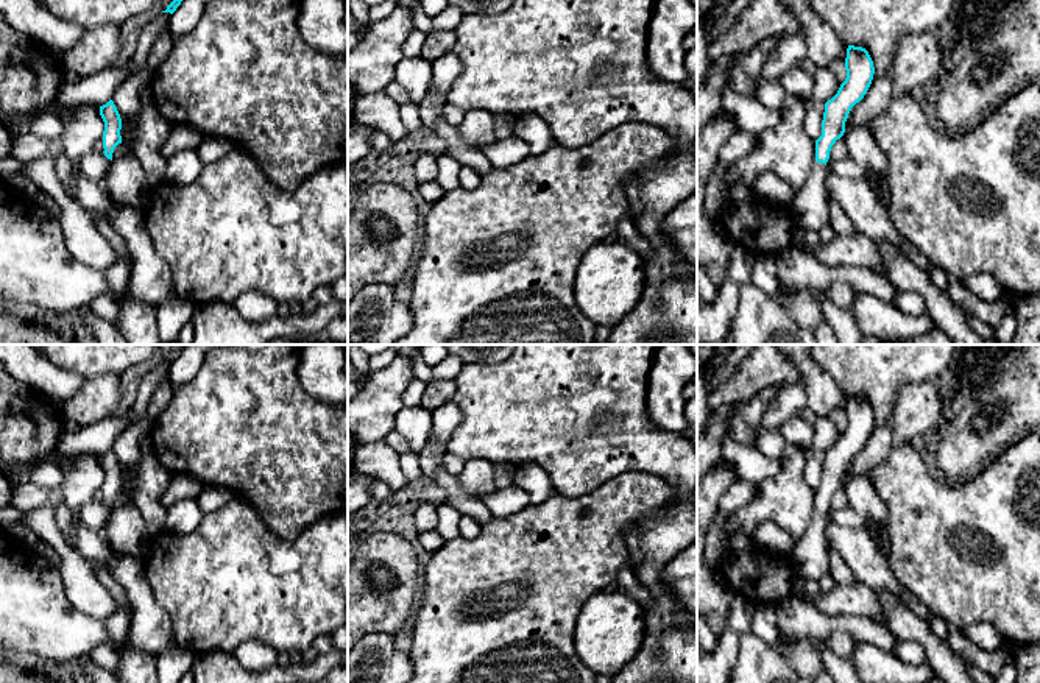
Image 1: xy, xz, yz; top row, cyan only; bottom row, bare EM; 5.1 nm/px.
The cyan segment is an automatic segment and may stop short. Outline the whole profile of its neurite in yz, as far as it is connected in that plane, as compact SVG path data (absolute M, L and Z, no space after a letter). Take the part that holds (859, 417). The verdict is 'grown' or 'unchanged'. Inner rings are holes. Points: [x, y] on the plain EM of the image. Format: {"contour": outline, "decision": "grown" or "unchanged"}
{"contour": "M848 395L845 407L847 427L837 443L825 452L822 485L815 490L815 511L808 532L797 541L792 552L792 571L805 580L820 580L830 574L830 547L825 536L825 515L831 496L845 482L851 457L867 443L875 416L868 401Z", "decision": "grown"}

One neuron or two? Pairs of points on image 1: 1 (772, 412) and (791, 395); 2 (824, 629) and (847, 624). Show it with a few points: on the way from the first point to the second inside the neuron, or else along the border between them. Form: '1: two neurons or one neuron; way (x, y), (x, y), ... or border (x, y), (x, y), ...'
1: one neuron; way (777, 409), (786, 399)
2: one neuron; way (830, 624), (841, 624)

